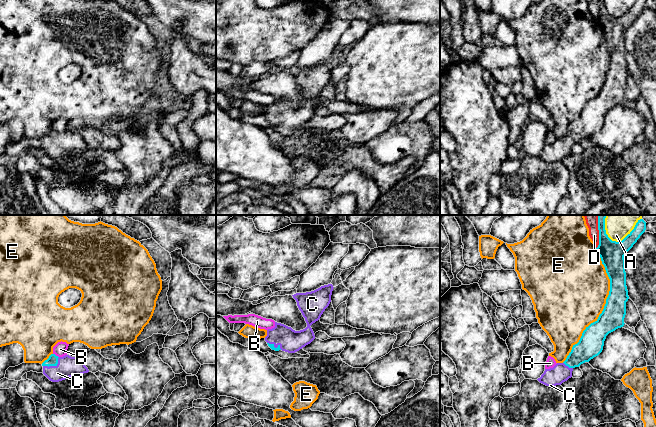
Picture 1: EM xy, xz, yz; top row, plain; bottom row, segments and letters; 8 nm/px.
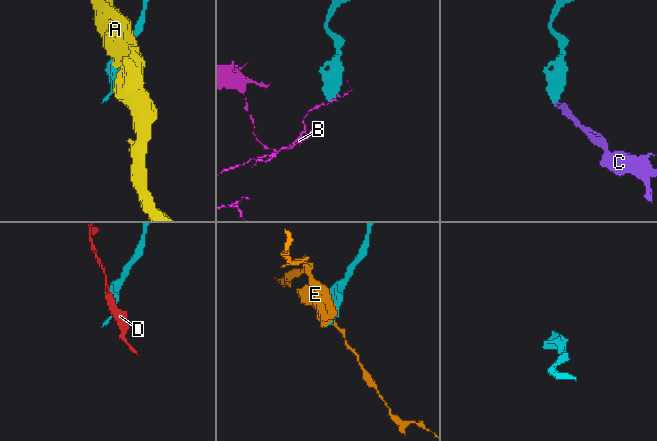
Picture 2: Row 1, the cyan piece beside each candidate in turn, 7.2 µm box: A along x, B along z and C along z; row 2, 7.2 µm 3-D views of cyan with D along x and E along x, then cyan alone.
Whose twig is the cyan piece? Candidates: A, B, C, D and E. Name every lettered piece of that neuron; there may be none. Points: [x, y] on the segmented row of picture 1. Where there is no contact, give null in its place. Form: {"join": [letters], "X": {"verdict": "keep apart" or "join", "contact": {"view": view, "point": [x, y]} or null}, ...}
{"join": ["C"], "A": {"verdict": "keep apart", "contact": {"view": "yz", "point": [625, 237]}}, "B": {"verdict": "keep apart", "contact": {"view": "xy", "point": [55, 355]}}, "C": {"verdict": "join", "contact": {"view": "xy", "point": [53, 365]}}, "D": {"verdict": "keep apart", "contact": {"view": "yz", "point": [599, 232]}}, "E": {"verdict": "keep apart", "contact": {"view": "yz", "point": [604, 306]}}}

